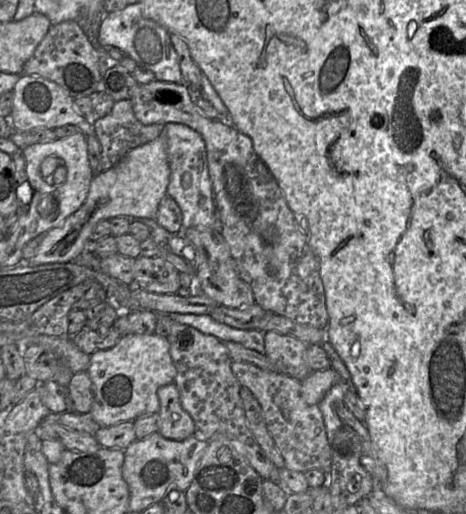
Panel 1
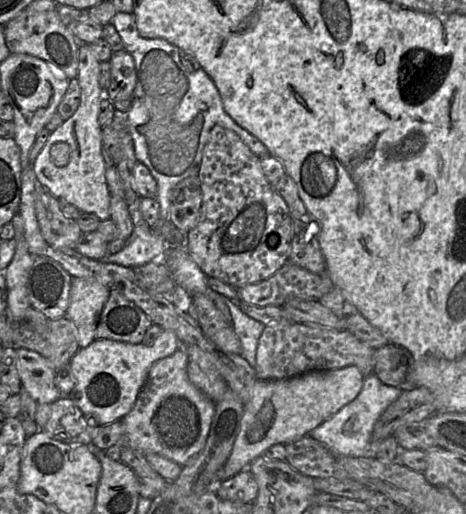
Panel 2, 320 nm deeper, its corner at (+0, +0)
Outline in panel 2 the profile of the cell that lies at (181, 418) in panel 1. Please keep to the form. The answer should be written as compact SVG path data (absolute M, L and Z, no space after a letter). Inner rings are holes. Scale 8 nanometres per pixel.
M182 346L172 355L156 361L150 368L147 379L132 409L123 418L127 443L130 447L143 454L159 454L180 465L187 463L203 448L215 413L215 402L190 381L187 374L187 365L188 354Z

